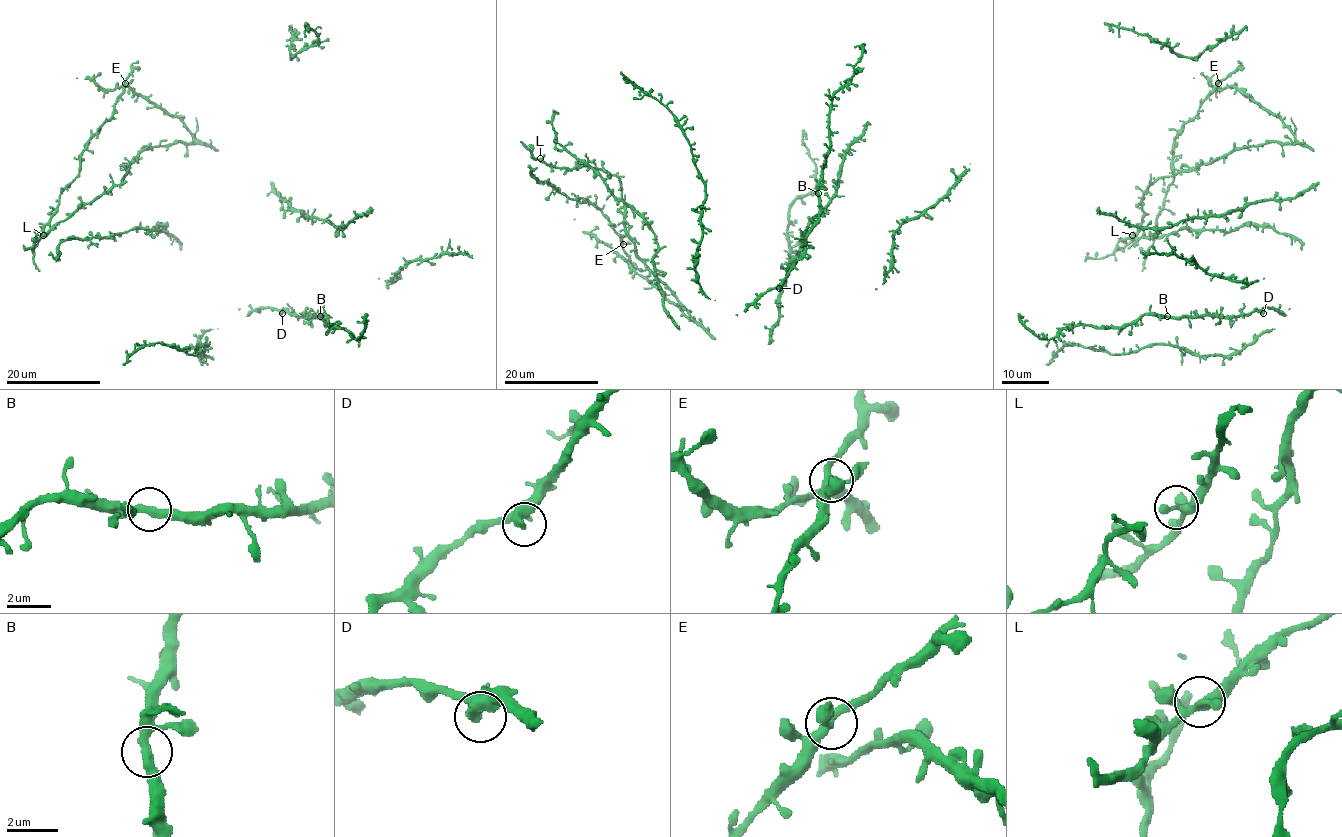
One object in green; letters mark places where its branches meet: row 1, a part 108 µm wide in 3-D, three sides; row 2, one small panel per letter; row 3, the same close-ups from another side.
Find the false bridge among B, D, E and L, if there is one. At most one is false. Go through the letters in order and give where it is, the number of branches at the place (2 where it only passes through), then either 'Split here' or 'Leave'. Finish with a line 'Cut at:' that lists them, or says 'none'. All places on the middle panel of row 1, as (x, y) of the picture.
B: Place: (818, 193). Branches: 3. Leave
D: Place: (779, 288). Branches: 3. Leave
E: Place: (623, 244). Branches: 3. Leave
L: Place: (540, 158). Branches: 3. Leave
Cut at: none

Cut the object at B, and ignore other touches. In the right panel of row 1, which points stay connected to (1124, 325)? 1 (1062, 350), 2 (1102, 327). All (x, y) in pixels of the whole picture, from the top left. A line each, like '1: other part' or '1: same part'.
1: other part
2: same part

